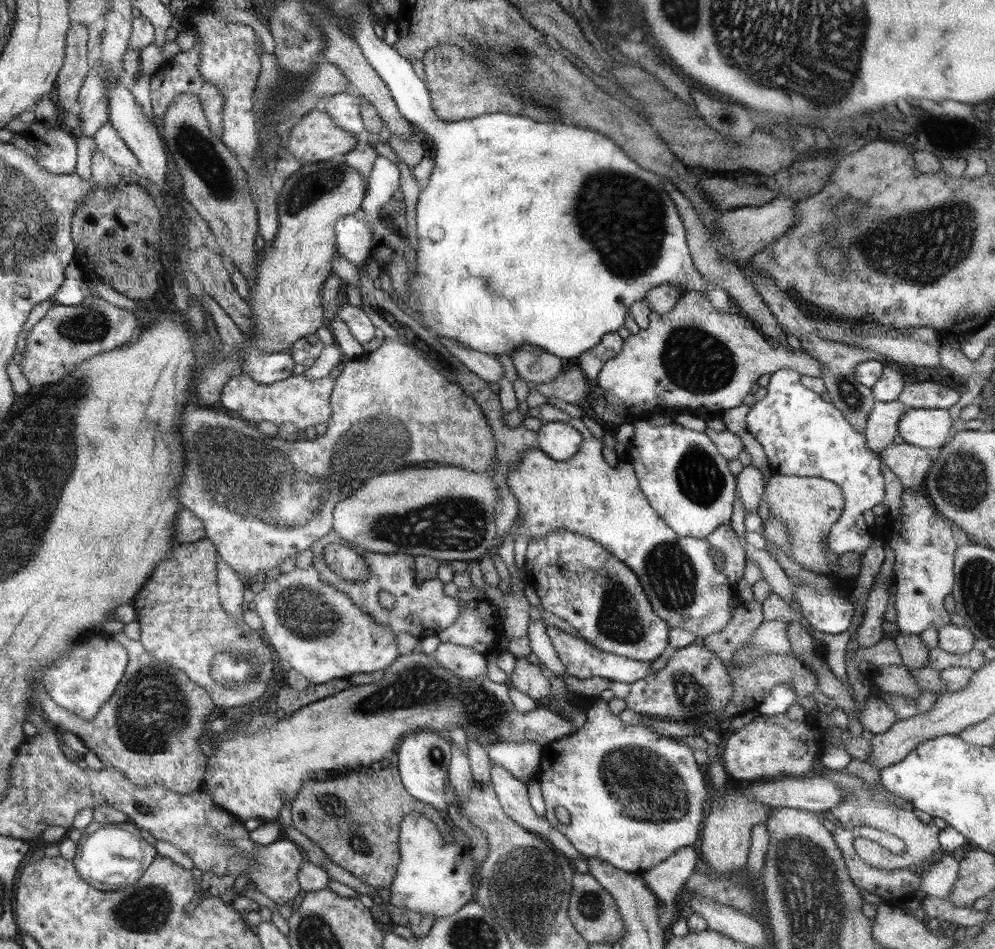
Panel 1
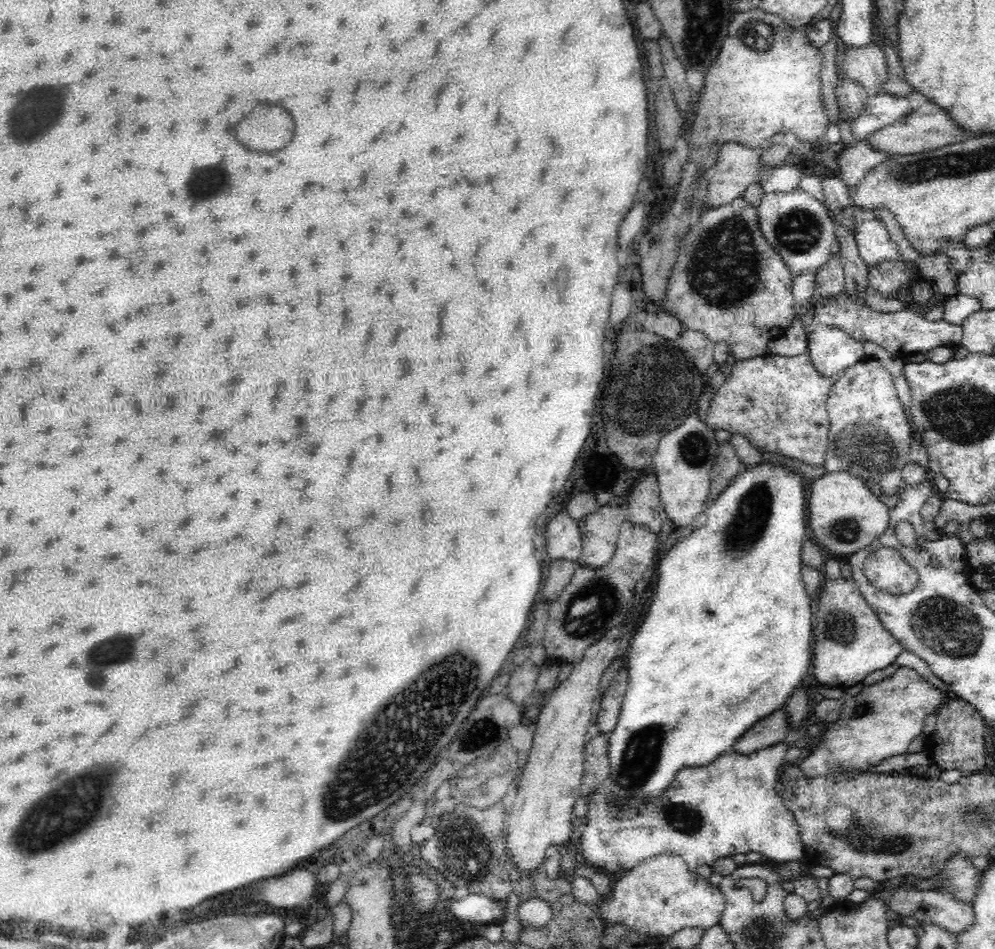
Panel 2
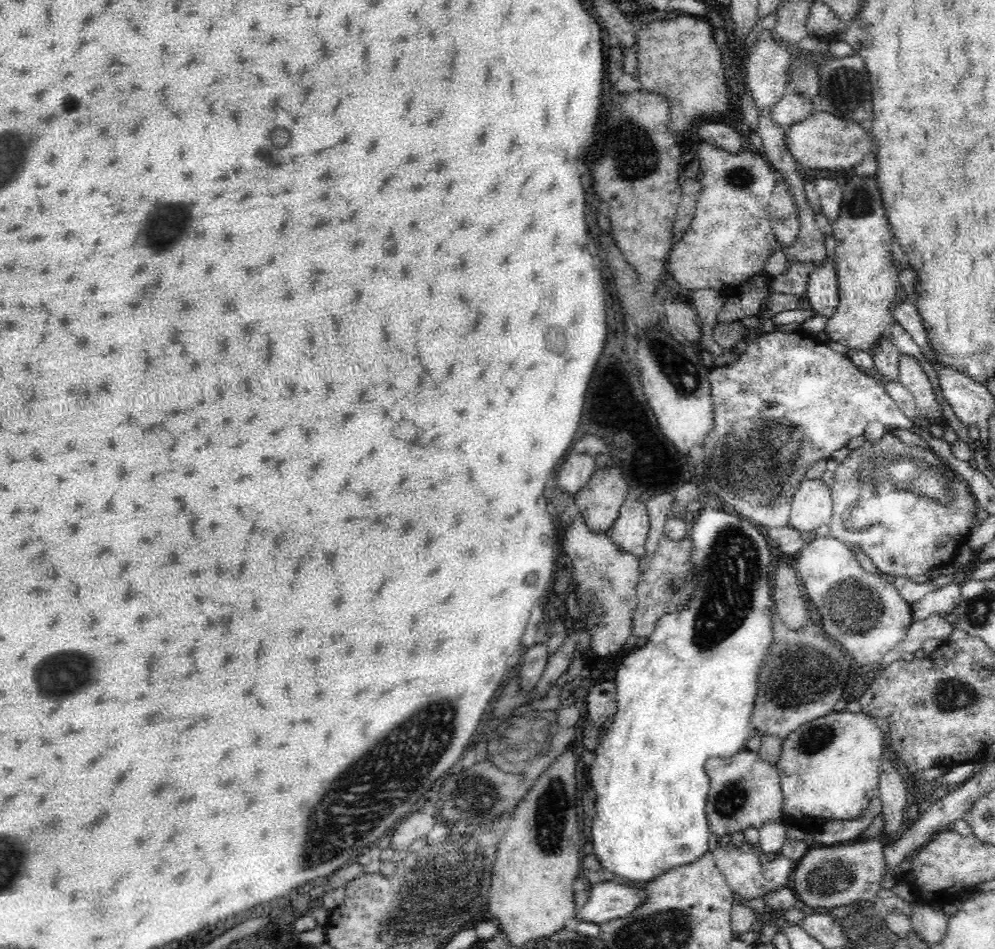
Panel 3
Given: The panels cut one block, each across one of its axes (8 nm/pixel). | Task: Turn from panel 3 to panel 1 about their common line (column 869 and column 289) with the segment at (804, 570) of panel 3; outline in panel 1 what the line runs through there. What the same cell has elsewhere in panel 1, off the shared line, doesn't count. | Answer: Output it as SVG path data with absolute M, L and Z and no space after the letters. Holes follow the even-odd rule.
M297 568L289 574L281 574L273 580L263 580L261 592L253 596L253 610L263 622L263 636L275 648L281 662L285 660L293 670L297 670L311 684L329 684L331 680L349 680L355 674L369 674L377 670L387 670L395 664L401 654L397 654L397 638L391 634L387 624L379 624L371 612L359 608L345 592L337 590L329 582L325 582L319 570L313 568Z

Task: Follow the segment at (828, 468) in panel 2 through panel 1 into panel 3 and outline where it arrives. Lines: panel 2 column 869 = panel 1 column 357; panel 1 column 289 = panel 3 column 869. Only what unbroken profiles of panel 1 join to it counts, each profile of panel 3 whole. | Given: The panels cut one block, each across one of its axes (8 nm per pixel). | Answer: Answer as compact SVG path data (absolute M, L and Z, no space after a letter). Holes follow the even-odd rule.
M886 432L878 442L864 442L862 448L852 450L838 466L830 488L834 496L830 538L840 540L846 546L858 546L872 558L874 566L882 570L884 576L892 574L892 578L908 580L914 576L930 576L940 566L952 562L958 550L968 544L968 538L974 532L974 520L978 518L978 506L970 486L942 462L942 454L908 446L890 432Z

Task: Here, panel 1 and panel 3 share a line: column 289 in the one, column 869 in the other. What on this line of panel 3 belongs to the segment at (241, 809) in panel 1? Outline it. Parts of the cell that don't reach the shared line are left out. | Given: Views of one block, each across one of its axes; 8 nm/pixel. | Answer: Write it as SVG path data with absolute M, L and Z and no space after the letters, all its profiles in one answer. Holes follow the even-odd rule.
M830 712L818 720L810 720L802 724L798 730L790 732L782 746L782 756L778 760L778 776L784 794L784 812L794 816L796 820L812 818L816 822L826 824L828 820L854 820L868 808L868 802L874 794L878 794L880 778L882 778L882 754L886 742L884 732L876 724L872 716L866 712Z

